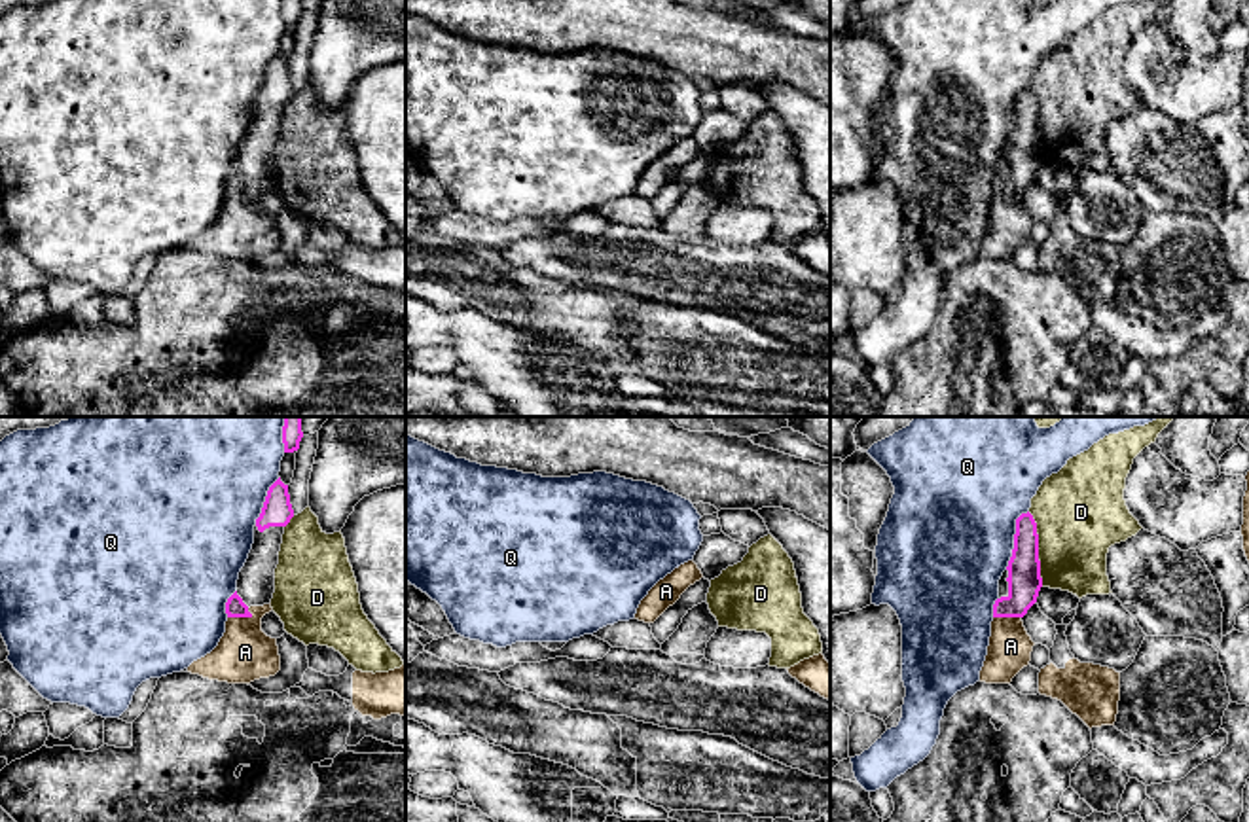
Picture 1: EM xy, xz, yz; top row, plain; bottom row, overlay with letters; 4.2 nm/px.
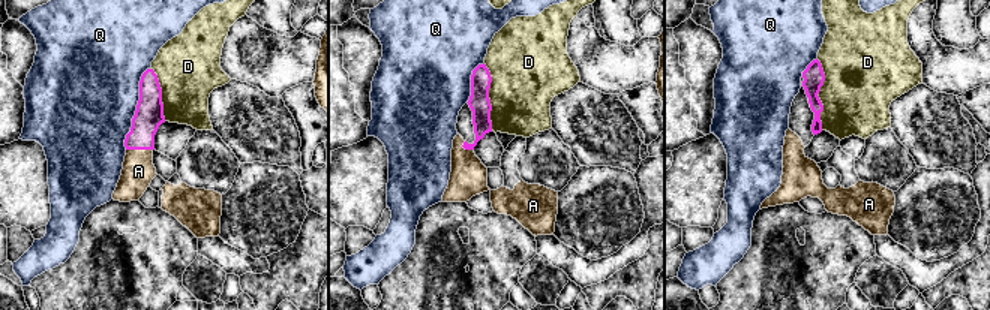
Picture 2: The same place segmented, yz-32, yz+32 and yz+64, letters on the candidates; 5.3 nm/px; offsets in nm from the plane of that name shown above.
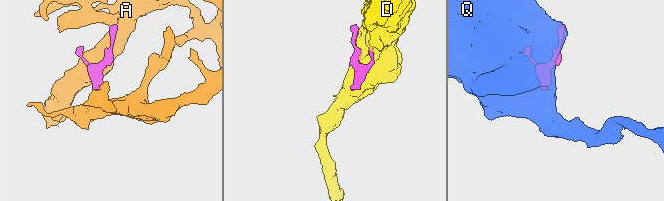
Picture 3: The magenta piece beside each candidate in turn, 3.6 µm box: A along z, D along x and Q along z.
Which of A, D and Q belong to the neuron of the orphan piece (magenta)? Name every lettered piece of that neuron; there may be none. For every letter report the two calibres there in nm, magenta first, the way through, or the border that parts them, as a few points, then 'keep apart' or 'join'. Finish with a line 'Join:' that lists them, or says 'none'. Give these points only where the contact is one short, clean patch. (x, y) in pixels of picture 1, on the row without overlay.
A: 80 nm thick on the magenta side, 240 nm on the other; runs through xy (234, 182), (239, 192), (245, 228); join
D: 140 nm thick on the magenta side, 380 nm on the other; keep apart
Q: 140 nm thick on the magenta side, 500 nm on the other; keep apart
Join: A

